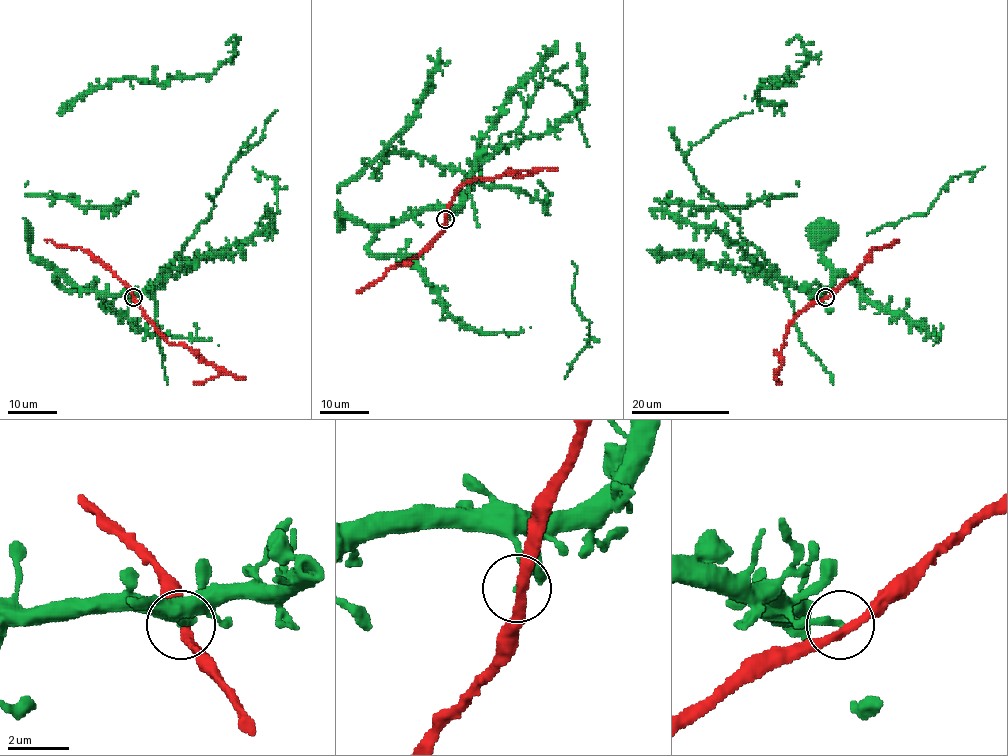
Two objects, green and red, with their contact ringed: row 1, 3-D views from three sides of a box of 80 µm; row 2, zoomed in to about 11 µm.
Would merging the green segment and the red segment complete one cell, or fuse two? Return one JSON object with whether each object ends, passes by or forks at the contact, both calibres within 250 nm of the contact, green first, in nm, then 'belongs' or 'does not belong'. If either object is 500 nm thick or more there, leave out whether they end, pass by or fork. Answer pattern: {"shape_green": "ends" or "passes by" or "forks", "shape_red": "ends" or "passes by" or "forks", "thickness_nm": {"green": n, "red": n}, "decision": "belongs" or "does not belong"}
{"shape_green": "ends", "shape_red": "passes by", "thickness_nm": {"green": 240, "red": 280}, "decision": "does not belong"}

